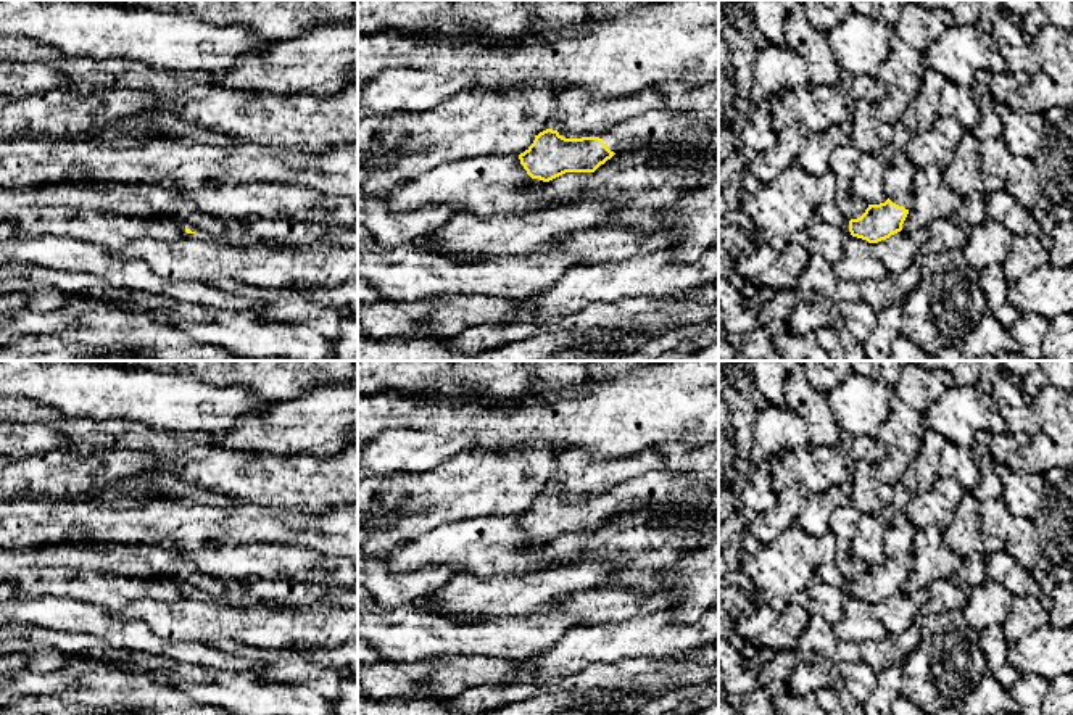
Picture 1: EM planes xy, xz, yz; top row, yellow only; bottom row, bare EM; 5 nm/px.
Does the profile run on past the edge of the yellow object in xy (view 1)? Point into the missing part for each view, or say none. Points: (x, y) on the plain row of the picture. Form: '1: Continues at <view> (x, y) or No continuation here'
1: No continuation here

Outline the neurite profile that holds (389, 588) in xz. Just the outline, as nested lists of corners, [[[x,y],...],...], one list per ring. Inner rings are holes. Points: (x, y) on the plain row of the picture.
[[[358,552],[358,585],[364,586],[382,607],[419,602],[462,572],[459,564],[453,564],[398,573],[383,565],[385,559]]]

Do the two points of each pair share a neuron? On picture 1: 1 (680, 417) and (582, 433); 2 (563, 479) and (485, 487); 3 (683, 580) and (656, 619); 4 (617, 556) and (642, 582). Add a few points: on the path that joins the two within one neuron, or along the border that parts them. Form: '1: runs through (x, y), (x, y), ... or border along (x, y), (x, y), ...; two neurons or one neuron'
1: runs through (656, 417), (616, 417), (606, 421); one neuron
2: runs through (543, 479), (505, 480); one neuron
3: border along (667, 609), (679, 624); two neurons
4: runs through (622, 564), (622, 569), (633, 578); one neuron

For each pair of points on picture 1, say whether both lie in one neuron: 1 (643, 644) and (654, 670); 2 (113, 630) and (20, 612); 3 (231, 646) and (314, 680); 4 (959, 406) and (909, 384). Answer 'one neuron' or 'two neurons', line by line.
1: two neurons
2: one neuron
3: one neuron
4: two neurons

